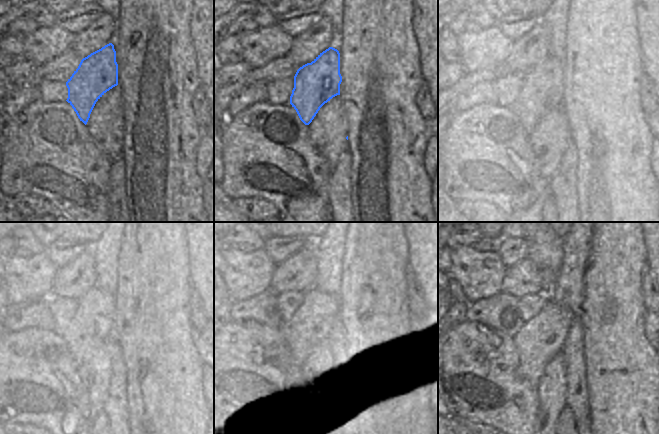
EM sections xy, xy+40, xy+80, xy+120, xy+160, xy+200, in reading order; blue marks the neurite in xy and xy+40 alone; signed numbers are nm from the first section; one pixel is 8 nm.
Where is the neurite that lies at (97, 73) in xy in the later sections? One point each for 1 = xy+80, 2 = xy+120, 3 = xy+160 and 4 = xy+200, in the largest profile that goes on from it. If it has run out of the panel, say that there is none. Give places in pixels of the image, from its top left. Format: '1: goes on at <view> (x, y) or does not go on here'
1: goes on at xy+80 (542, 86)
2: goes on at xy+120 (92, 326)
3: goes on at xy+160 (315, 331)
4: goes on at xy+200 (540, 339)

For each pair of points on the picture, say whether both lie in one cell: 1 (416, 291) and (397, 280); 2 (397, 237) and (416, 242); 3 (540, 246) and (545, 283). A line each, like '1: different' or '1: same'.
1: different
2: different
3: same

